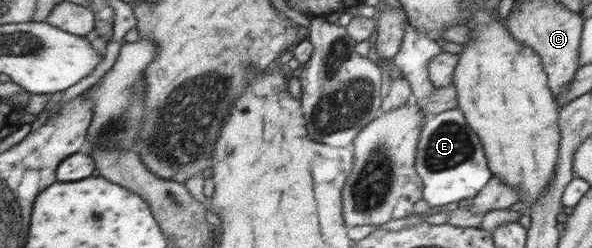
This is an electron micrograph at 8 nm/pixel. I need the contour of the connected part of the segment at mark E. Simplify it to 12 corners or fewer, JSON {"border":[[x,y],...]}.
{"border":[[457,107],[425,118],[415,167],[431,207],[493,177]]}

